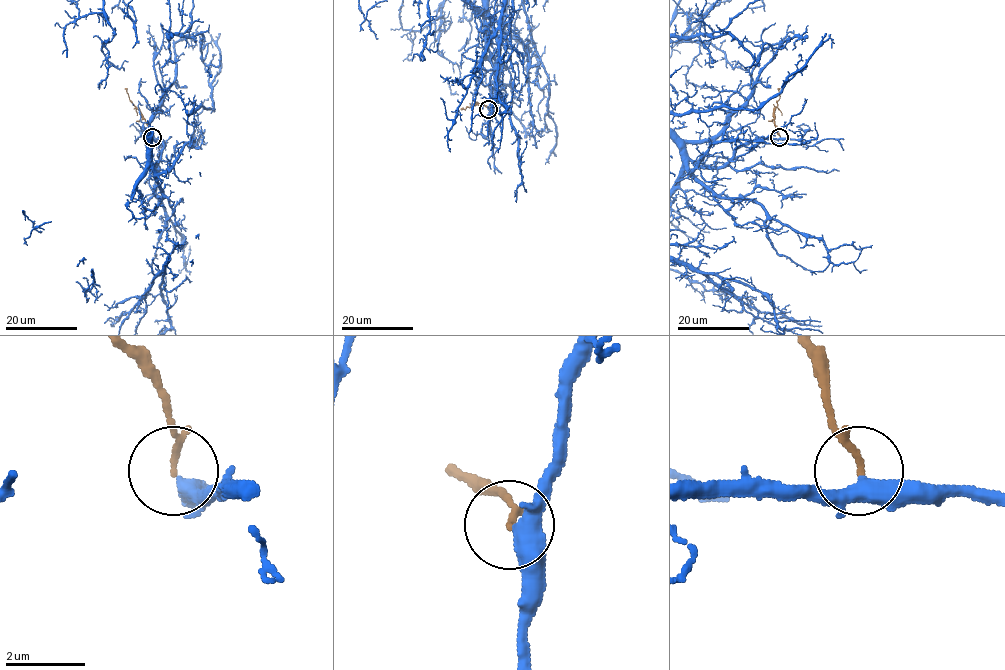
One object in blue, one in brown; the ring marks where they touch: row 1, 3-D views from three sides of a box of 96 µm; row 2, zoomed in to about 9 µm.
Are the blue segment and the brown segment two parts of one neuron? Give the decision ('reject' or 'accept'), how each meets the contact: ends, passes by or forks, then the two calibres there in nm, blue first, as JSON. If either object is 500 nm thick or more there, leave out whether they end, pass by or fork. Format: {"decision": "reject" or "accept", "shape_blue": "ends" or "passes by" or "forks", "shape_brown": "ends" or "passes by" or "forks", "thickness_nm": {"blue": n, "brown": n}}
{"decision": "accept", "shape_blue": "forks", "shape_brown": "ends", "thickness_nm": {"blue": 320, "brown": 160}}

